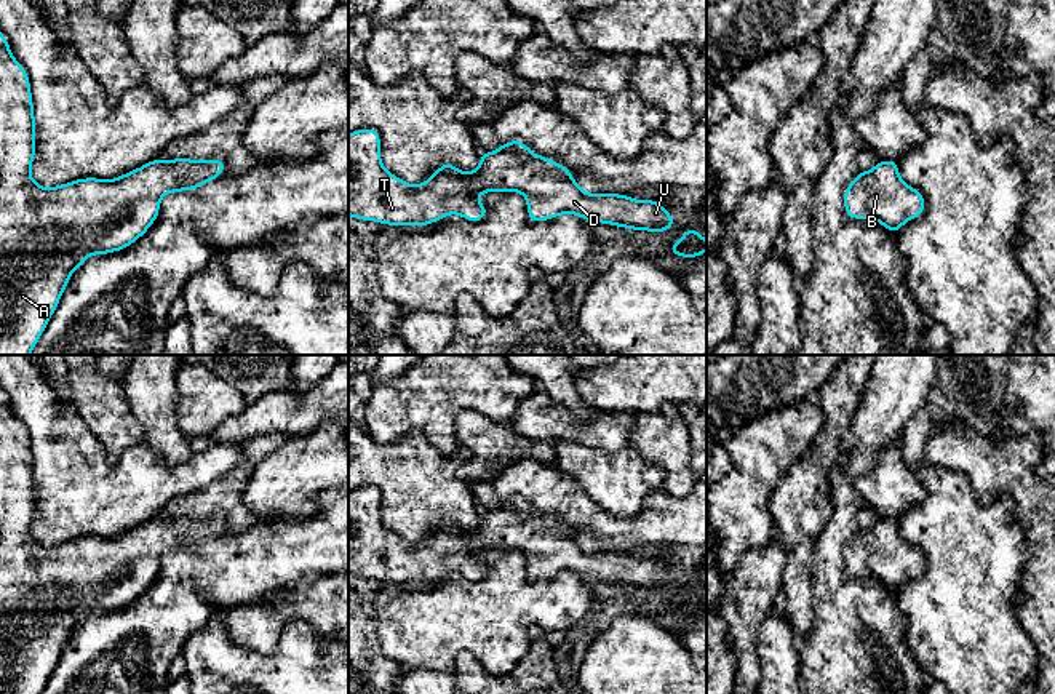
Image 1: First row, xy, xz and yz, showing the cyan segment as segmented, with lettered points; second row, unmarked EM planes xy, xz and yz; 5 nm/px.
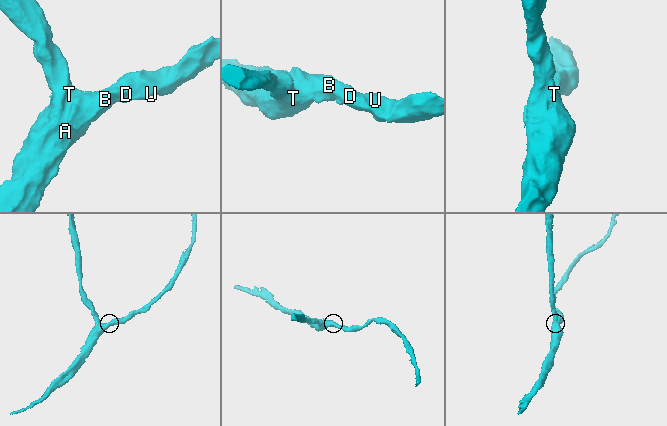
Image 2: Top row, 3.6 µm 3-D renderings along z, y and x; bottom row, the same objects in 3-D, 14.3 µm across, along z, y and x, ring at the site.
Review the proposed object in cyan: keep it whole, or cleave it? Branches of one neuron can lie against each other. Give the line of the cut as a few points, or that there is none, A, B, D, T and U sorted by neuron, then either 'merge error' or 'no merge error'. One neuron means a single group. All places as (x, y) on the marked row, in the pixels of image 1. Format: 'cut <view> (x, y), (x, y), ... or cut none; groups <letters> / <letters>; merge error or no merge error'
cut none; groups A B D T U; no merge error

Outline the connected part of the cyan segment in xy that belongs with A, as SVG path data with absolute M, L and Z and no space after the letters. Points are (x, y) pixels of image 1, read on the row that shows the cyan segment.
M0 32L0 355L30 355L72 273L91 256L123 251L160 214L165 193L197 190L225 171L224 158L155 158L115 179L82 177L46 189L30 176L35 114L30 80Z

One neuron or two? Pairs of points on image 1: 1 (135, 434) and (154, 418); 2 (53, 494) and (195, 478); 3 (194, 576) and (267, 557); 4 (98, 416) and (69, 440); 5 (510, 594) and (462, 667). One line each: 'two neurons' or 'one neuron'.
1: two neurons
2: one neuron
3: one neuron
4: two neurons
5: two neurons

